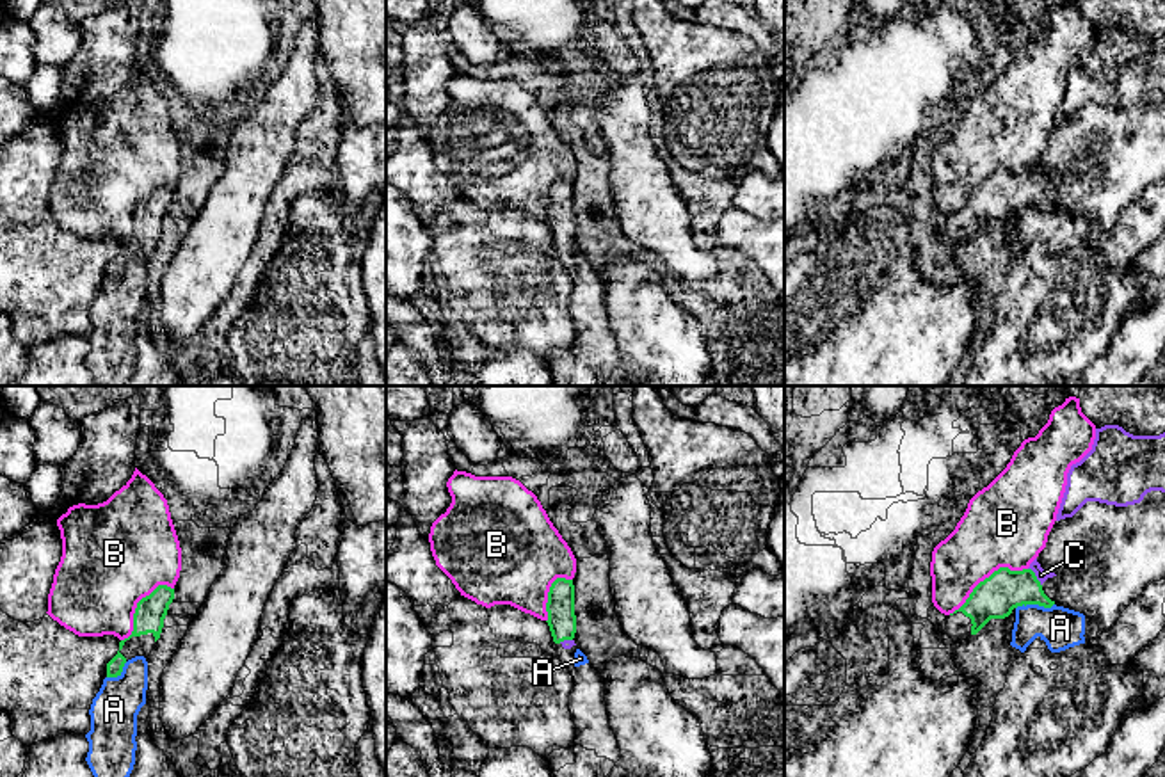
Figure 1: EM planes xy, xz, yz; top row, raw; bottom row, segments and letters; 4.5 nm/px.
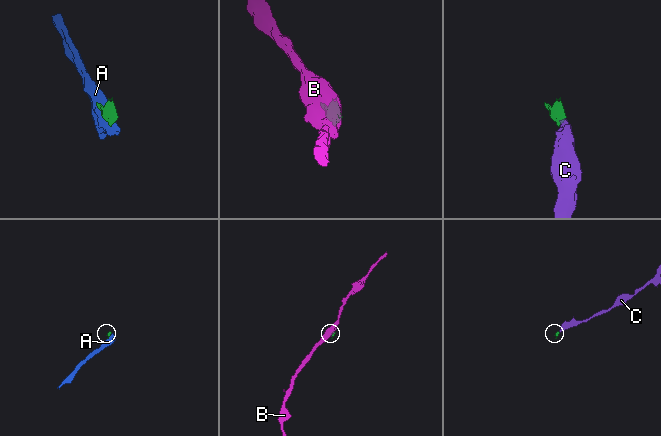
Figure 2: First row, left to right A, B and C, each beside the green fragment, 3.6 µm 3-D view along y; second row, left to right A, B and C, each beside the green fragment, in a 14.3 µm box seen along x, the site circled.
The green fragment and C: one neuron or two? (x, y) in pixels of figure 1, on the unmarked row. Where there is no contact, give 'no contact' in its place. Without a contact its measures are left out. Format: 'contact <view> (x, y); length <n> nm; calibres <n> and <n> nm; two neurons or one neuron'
contact yz (1036, 178); length 110 nm; calibres 190 and 50 nm; one neuron

